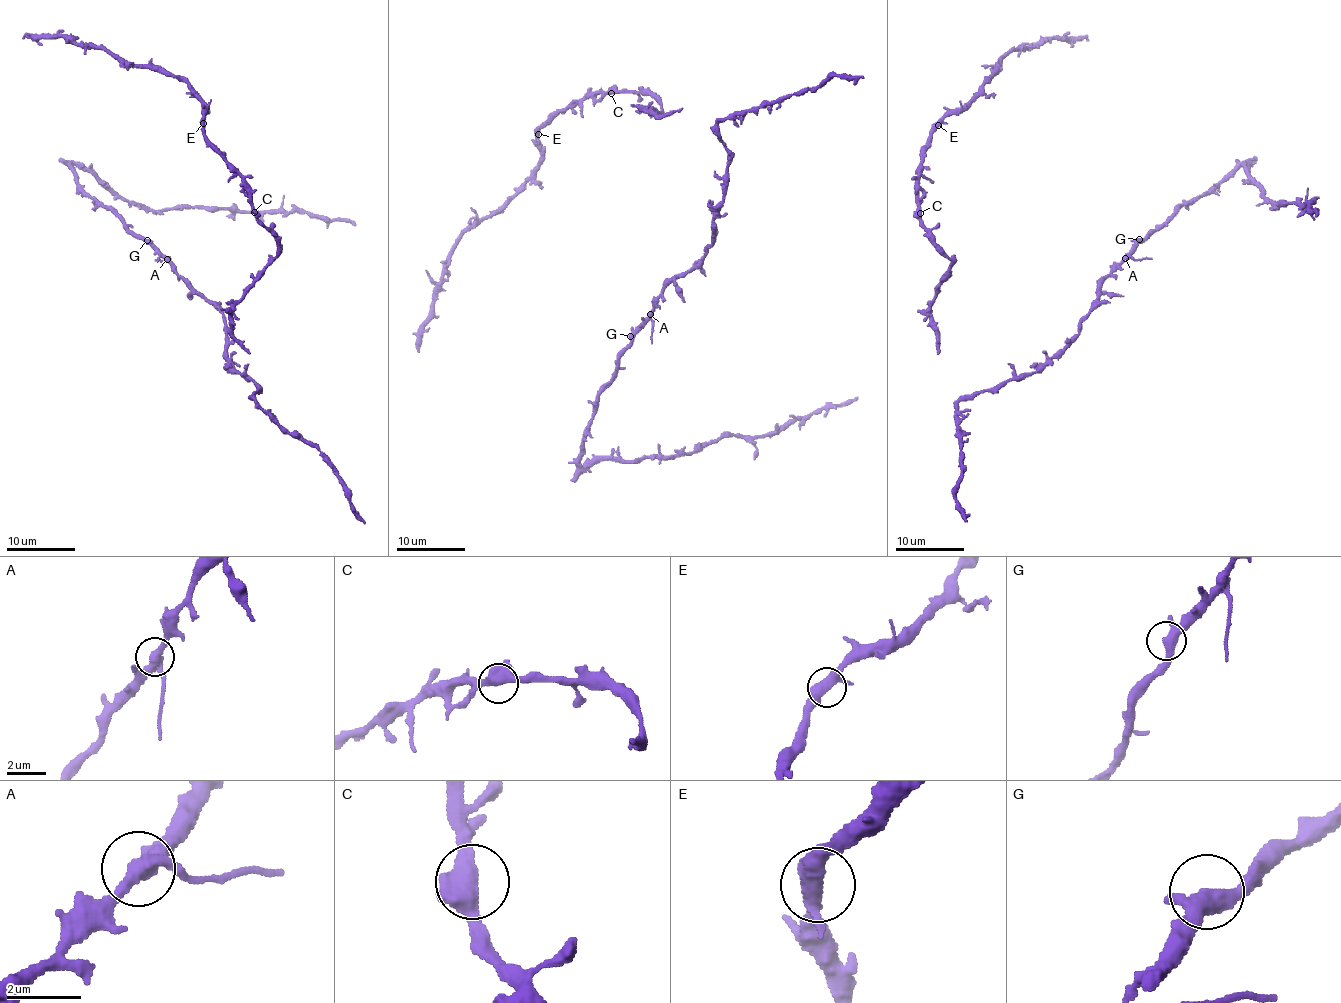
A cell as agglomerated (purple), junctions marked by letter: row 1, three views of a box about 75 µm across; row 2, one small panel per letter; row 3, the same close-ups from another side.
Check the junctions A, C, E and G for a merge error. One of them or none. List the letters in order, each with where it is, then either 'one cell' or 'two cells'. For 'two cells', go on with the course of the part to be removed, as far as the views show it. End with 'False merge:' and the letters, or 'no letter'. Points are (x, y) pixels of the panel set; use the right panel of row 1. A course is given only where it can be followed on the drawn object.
A: place (1125, 258); one cell
C: place (920, 213); one cell
E: place (938, 125); one cell
G: place (1139, 239); one cell
False merge: no letter

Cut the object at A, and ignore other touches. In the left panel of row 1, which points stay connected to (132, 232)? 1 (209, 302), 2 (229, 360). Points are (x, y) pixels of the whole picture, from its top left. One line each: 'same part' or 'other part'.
1: other part
2: other part

